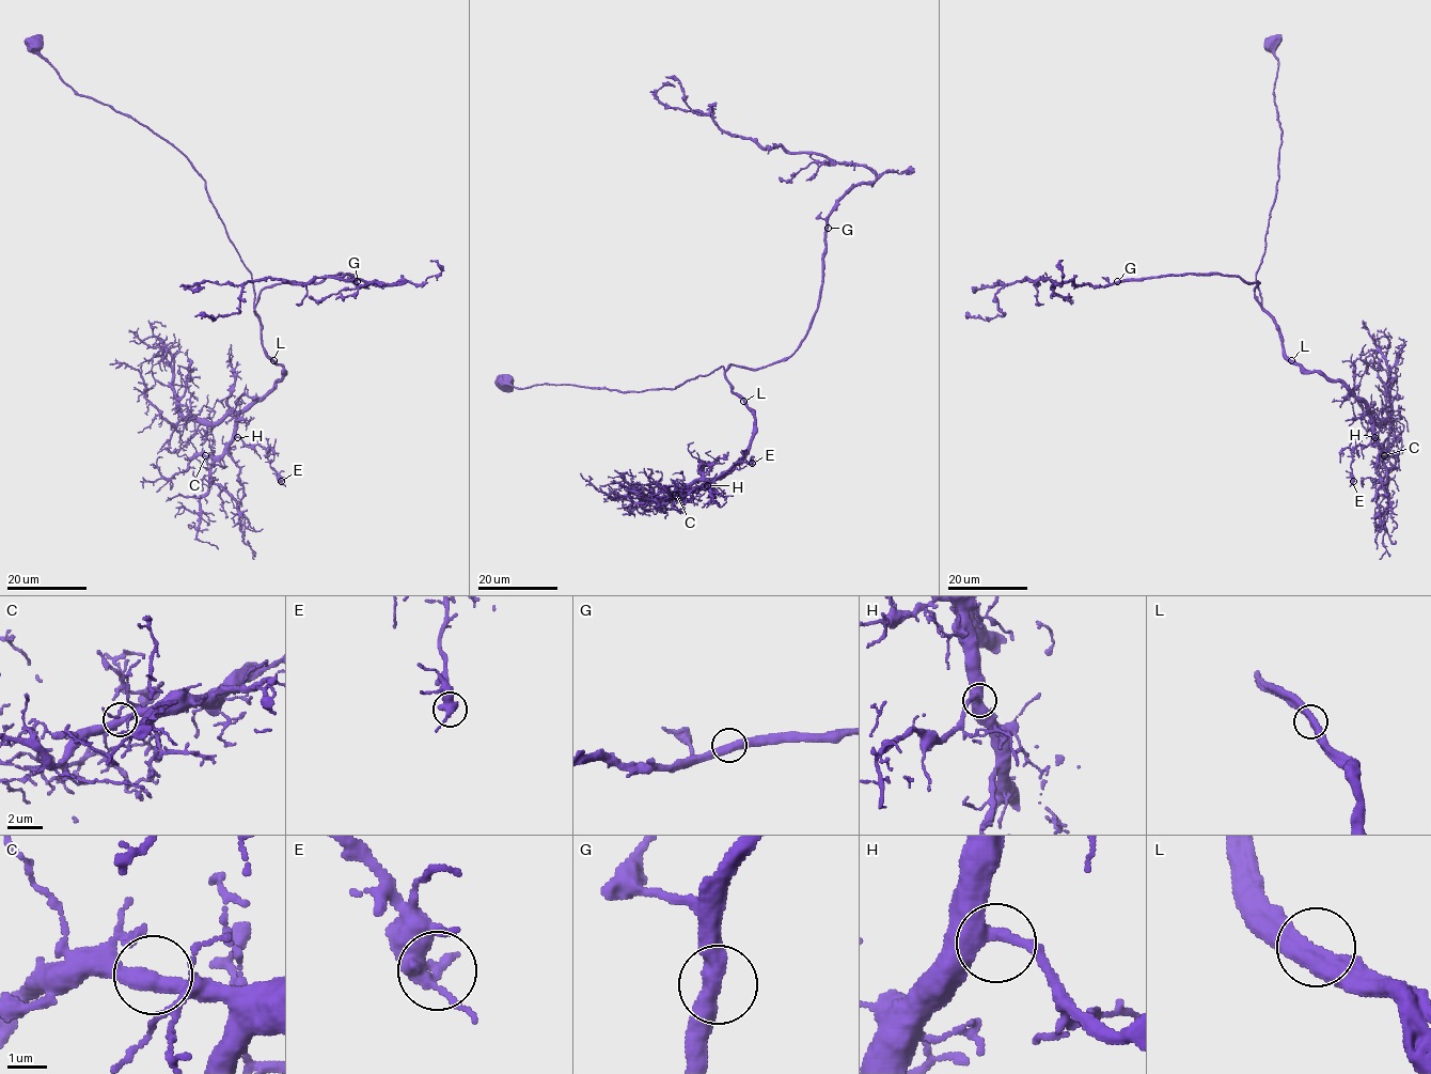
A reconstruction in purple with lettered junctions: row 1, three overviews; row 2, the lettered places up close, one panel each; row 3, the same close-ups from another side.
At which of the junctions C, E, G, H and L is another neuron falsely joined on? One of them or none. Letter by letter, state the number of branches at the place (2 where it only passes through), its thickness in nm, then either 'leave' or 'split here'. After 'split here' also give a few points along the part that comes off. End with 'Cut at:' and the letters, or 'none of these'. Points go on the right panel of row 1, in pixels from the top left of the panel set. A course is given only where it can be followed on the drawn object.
C: branches 2; calibre 400 nm; leave
E: branches 2; calibre 400 nm; leave
G: branches 2; calibre 440 nm; leave
H: branches 2; calibre 440 nm; leave
L: branches 2; calibre 440 nm; leave
Cut at: none of these

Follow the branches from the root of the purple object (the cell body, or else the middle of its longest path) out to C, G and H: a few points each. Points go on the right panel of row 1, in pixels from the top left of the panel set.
C: (1272, 45), (1282, 146), (1256, 274), (1261, 308), (1291, 361), (1339, 379), (1366, 405), (1384, 455)
G: (1272, 45), (1282, 146), (1256, 274), (1261, 304), (1258, 283), (1238, 276), (1117, 281)
H: (1272, 45), (1282, 146), (1276, 197), (1256, 274), (1261, 308), (1291, 361), (1339, 379), (1366, 405), (1374, 437)

